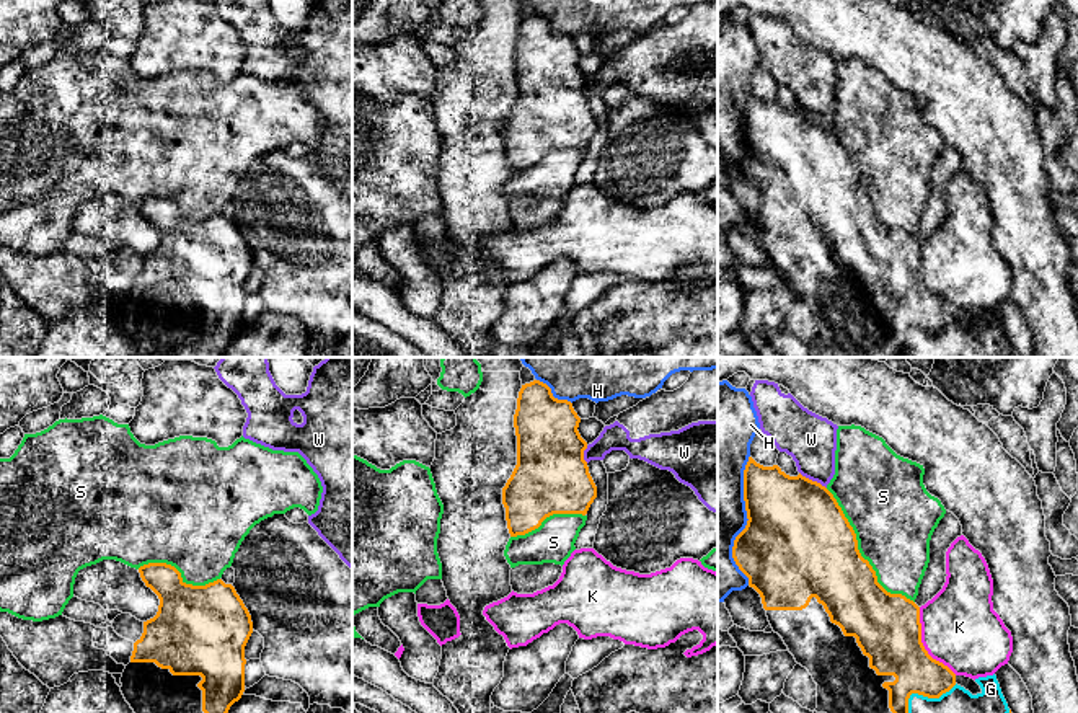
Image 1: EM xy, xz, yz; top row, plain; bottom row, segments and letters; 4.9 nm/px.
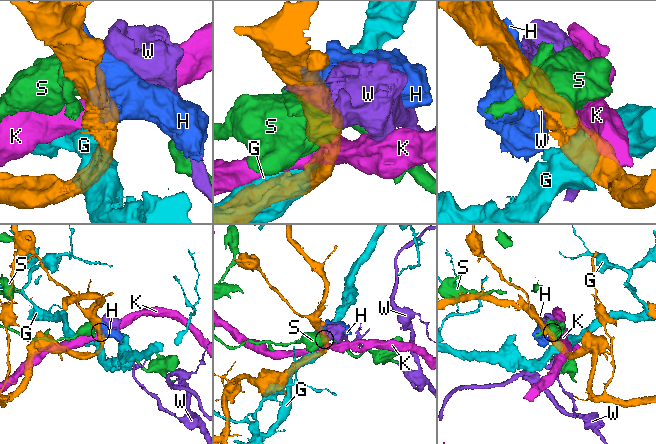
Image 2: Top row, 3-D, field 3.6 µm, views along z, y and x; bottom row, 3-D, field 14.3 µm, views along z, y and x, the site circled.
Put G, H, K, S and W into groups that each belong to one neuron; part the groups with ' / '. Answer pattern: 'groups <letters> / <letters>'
groups G / H / K / S / W

